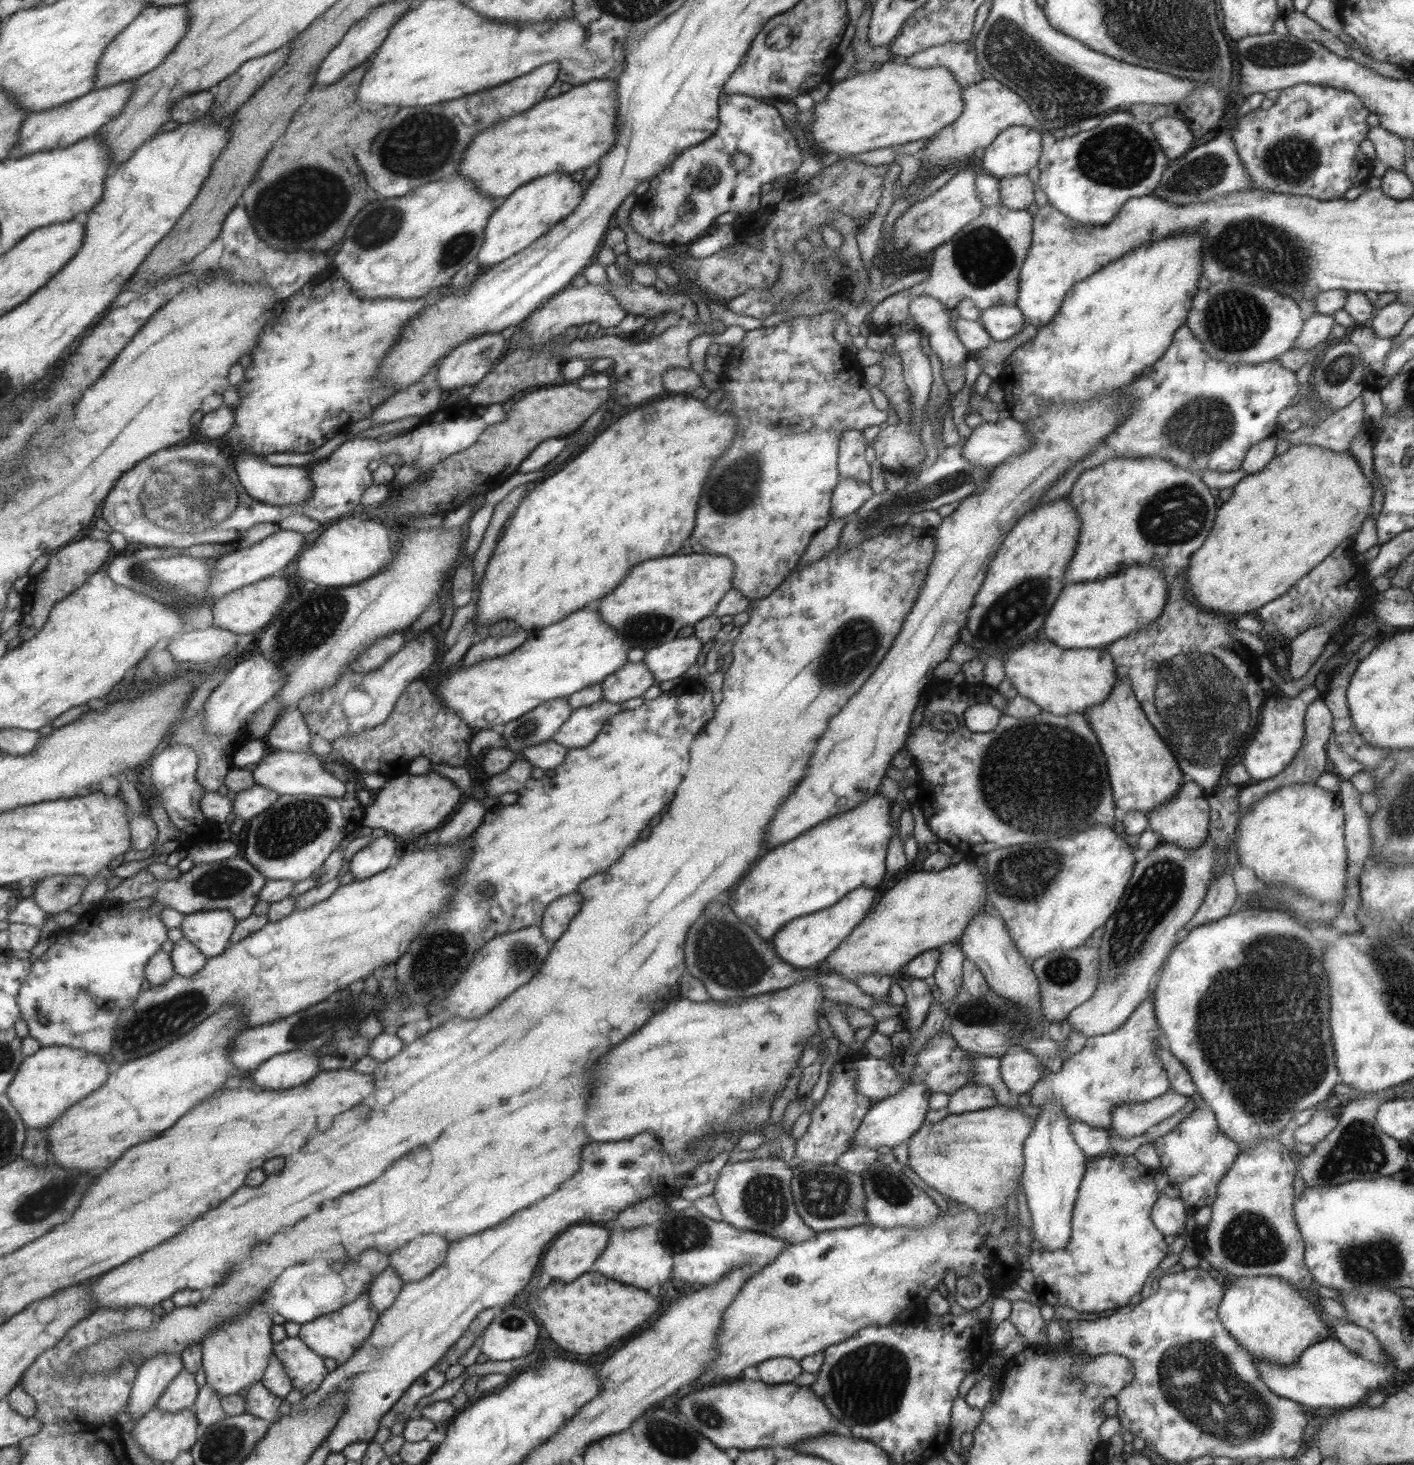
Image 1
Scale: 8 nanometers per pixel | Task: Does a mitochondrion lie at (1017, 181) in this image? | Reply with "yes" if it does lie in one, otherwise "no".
no

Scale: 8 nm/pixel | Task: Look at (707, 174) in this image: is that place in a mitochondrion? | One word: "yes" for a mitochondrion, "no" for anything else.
yes

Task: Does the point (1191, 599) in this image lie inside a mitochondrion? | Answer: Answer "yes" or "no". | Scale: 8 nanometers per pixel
no

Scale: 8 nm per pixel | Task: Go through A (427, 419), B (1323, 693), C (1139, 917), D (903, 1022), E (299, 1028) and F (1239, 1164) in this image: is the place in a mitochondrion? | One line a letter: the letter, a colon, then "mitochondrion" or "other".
A: other
B: other
C: mitochondrion
D: other
E: mitochondrion
F: other

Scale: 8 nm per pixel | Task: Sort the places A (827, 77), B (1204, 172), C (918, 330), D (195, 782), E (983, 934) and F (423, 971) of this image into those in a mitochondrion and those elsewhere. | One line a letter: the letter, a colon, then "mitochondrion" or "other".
A: other
B: mitochondrion
C: other
D: other
E: other
F: mitochondrion

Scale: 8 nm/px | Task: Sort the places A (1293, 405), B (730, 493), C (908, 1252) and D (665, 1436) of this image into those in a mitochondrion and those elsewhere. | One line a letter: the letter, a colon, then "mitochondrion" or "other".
A: other
B: mitochondrion
C: other
D: mitochondrion

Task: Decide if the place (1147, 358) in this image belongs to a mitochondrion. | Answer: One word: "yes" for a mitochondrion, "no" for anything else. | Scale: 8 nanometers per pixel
no

